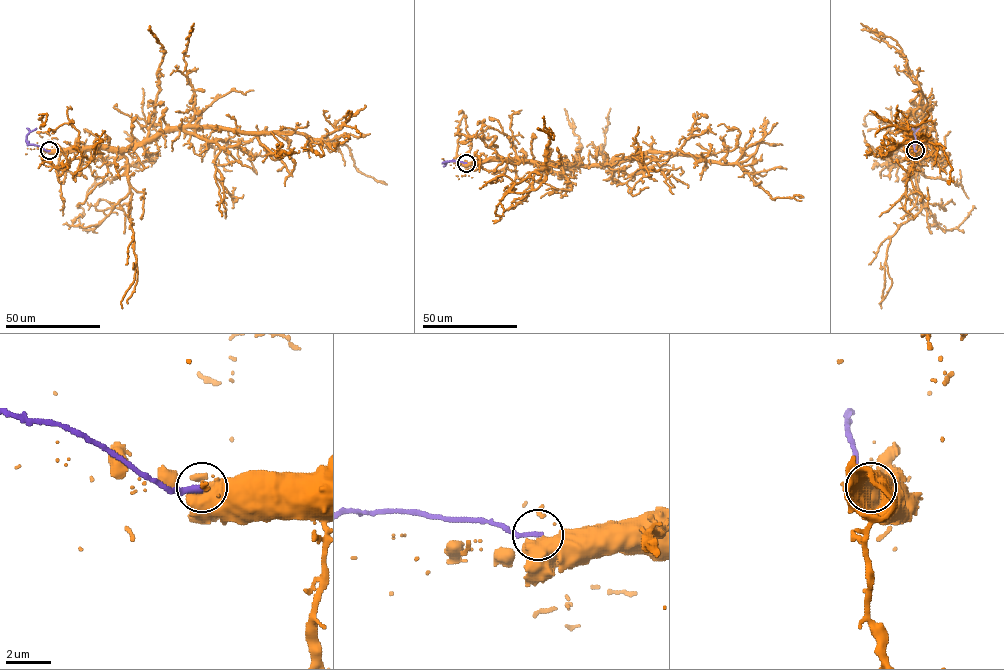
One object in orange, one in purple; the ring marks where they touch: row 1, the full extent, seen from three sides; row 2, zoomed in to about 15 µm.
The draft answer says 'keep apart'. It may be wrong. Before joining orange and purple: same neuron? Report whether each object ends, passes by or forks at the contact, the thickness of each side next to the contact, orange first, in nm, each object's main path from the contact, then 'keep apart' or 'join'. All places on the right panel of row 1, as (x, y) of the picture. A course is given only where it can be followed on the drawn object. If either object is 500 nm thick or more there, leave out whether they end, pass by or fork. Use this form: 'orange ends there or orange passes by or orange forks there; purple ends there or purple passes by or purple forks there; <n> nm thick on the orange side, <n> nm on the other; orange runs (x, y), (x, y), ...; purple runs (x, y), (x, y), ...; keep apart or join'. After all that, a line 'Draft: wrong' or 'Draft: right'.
orange ends there; purple ends there; 360 nm thick on the orange side, 240 nm on the other; orange runs (915, 150), (917, 127), (905, 132), (943, 147), (951, 168), (950, 184); purple runs (915, 150), (912, 128); keep apart
Draft: right

